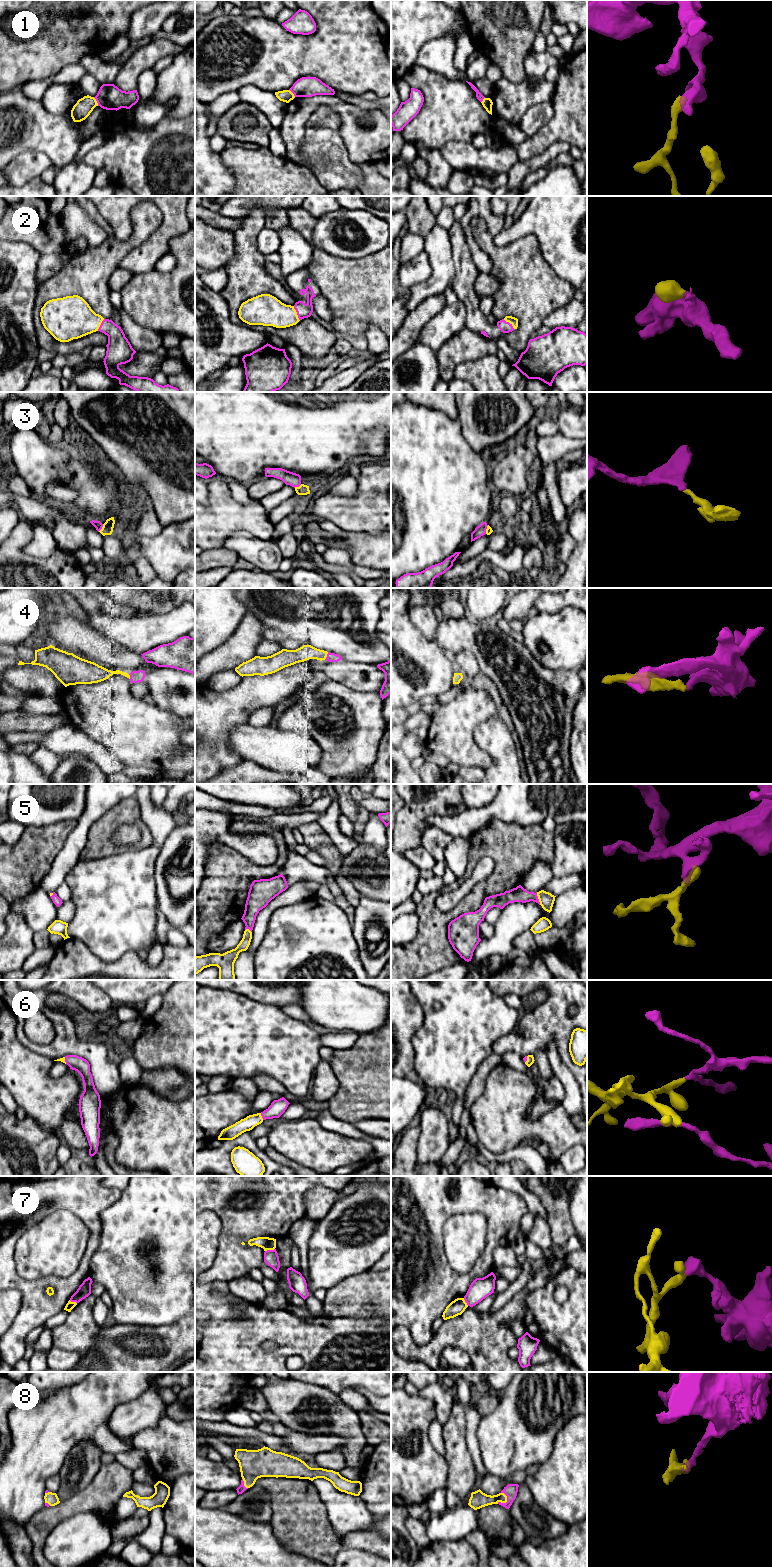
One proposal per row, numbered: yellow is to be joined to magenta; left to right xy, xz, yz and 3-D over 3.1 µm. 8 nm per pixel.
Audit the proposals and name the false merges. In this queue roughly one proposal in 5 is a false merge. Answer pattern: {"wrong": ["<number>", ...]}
{"wrong": ["1", "7"]}

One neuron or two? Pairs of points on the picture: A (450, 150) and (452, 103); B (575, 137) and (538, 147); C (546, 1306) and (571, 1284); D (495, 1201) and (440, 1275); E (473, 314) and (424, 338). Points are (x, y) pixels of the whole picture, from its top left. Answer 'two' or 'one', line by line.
A: two
B: one
C: one
D: one
E: two

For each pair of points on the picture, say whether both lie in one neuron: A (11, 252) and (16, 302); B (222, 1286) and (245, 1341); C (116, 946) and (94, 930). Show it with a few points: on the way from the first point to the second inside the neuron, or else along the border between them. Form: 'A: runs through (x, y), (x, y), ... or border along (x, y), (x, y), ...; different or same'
A: runs through (11, 264), (11, 272), (14, 275), (14, 290); same
B: border along (209, 1290), (215, 1293), (229, 1292); different
C: runs through (111, 941), (99, 930); same

